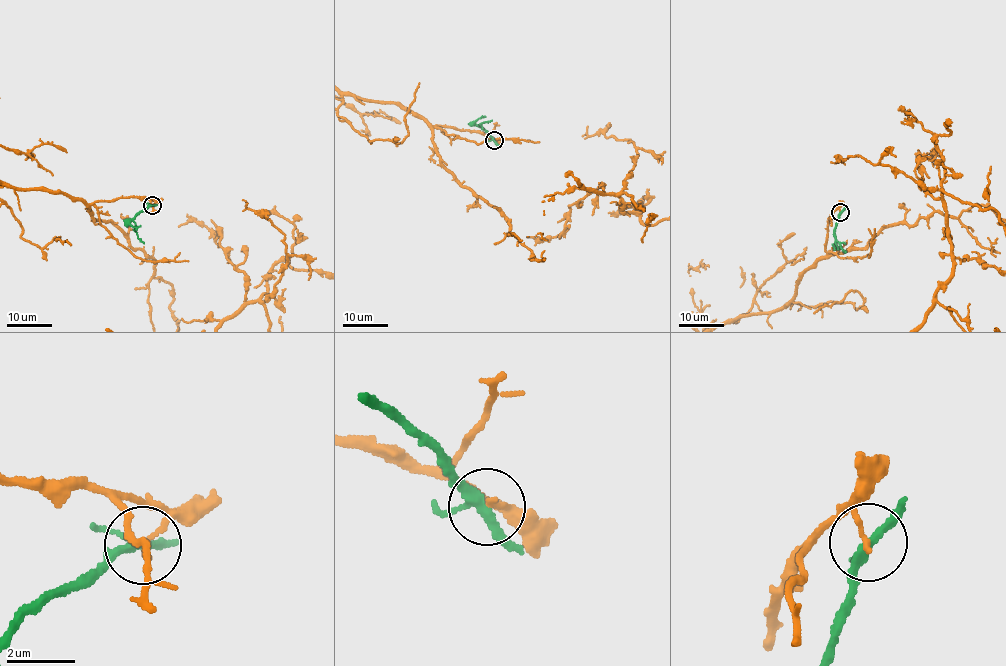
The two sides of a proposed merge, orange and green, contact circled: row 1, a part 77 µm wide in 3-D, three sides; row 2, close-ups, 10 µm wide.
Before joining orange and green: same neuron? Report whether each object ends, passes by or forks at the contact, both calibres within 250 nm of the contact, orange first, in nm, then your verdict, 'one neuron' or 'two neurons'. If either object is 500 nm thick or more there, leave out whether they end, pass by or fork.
orange ends; green forks; calibres 150 and 220 nm; two neurons

